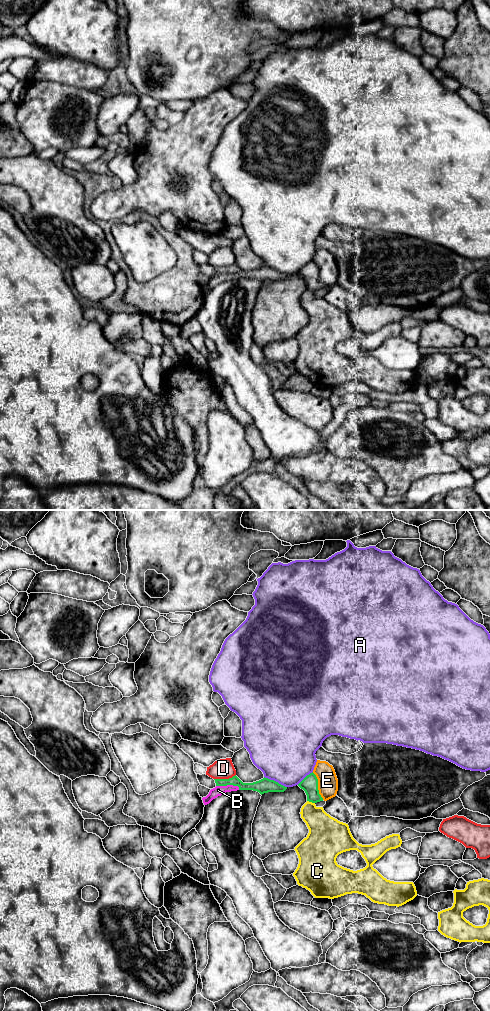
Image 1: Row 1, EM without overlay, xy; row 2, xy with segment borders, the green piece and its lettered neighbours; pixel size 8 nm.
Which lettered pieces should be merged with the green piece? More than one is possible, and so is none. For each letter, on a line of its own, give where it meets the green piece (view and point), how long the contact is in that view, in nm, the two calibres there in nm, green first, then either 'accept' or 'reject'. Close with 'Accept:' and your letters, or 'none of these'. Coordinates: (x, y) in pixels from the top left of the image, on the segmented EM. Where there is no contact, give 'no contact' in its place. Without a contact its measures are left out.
A: contact xy (275, 781); length 200 nm; calibres 120 and 480 nm; reject
B: contact xy (228, 784); length 190 nm; calibres 90 and 80 nm; accept
C: contact xy (311, 801); length 70 nm; calibres 140 and 240 nm; reject
D: contact xy (224, 779); length 180 nm; calibres 80 and 160 nm; reject
E: contact xy (317, 786); length 240 nm; calibres 140 and 160 nm; reject
Accept: B

